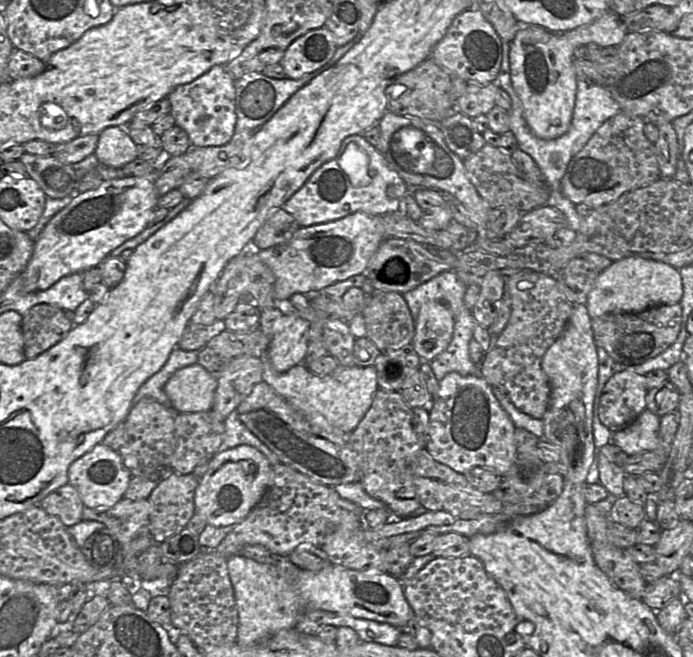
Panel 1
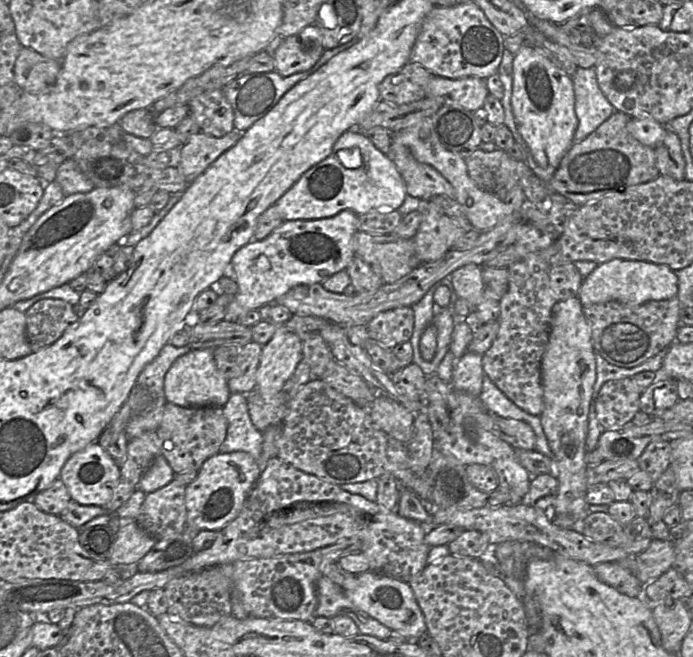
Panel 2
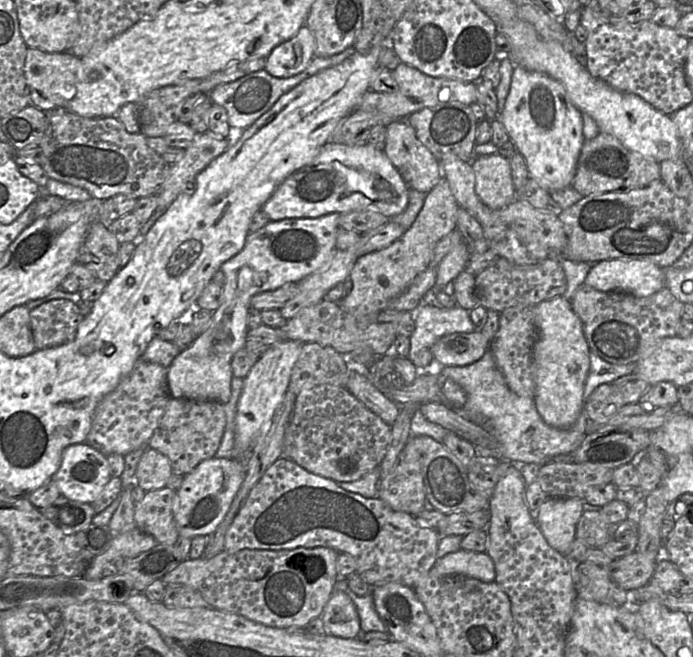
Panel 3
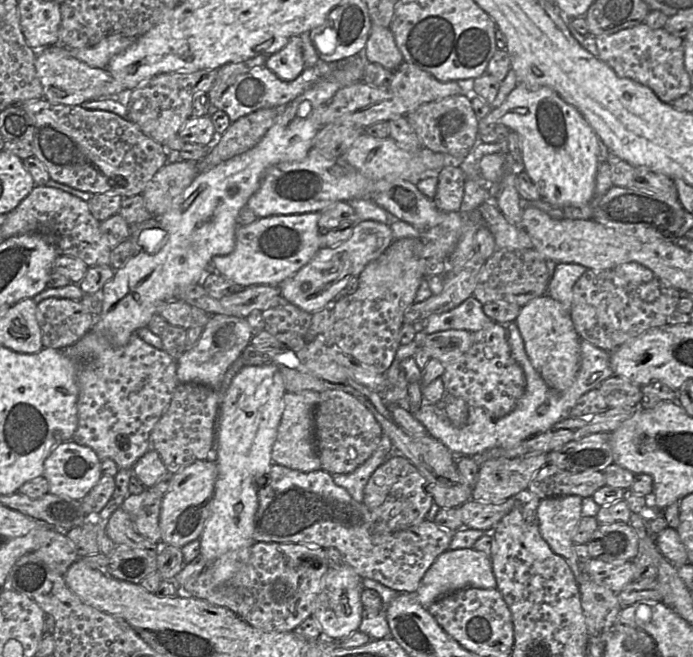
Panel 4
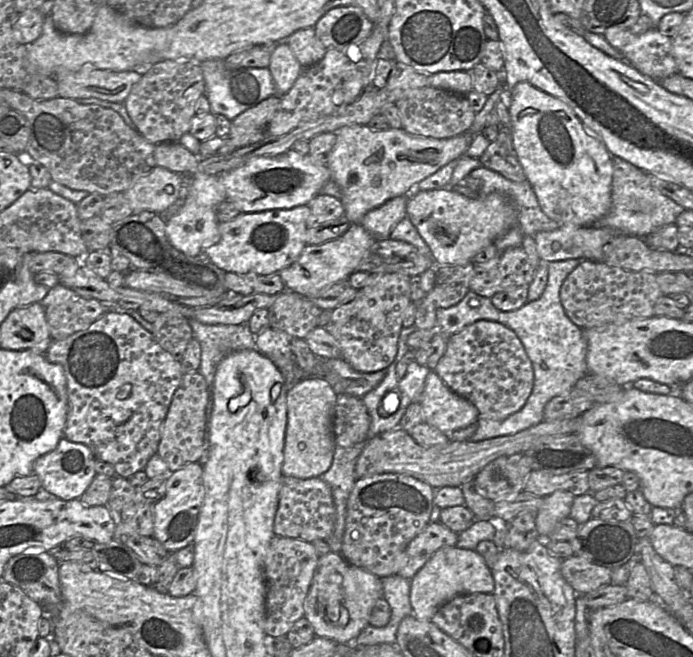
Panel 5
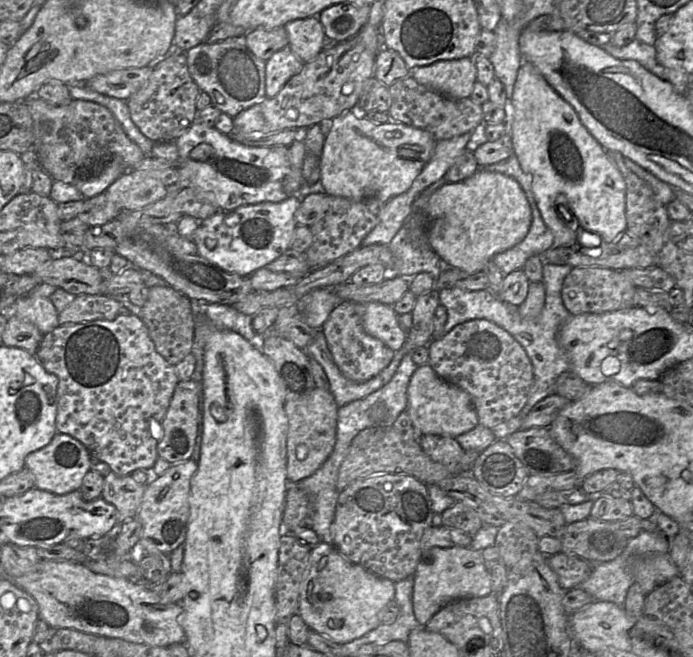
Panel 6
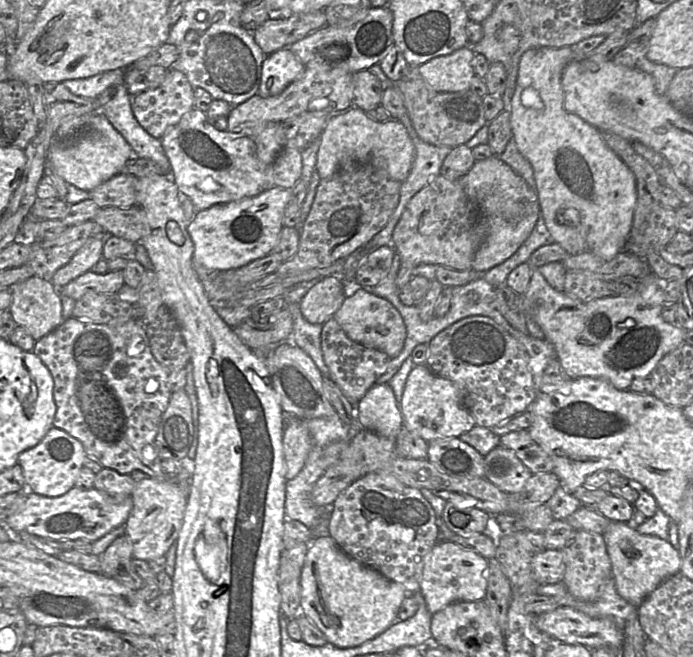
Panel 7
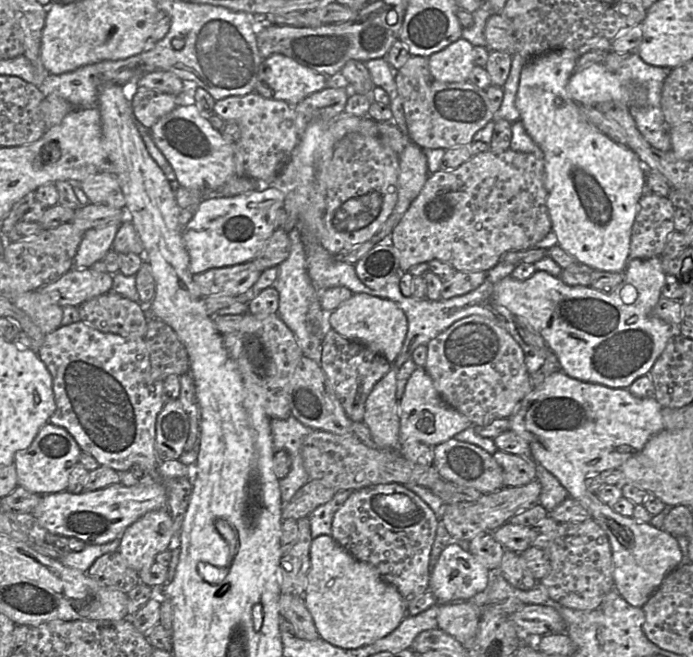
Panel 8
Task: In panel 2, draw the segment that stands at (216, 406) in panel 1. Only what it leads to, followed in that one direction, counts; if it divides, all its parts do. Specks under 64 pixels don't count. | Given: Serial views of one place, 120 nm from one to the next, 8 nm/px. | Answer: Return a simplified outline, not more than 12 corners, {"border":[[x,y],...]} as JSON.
{"border":[[263,345],[241,347],[237,375],[227,381],[231,393],[256,389],[256,372]]}

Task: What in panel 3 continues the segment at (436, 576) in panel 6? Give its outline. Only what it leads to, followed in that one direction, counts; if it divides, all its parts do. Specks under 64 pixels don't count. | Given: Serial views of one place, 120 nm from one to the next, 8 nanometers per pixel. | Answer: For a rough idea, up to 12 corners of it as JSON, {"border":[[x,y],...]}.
{"border":[[460,549],[438,558],[441,575],[495,581],[486,552]]}

